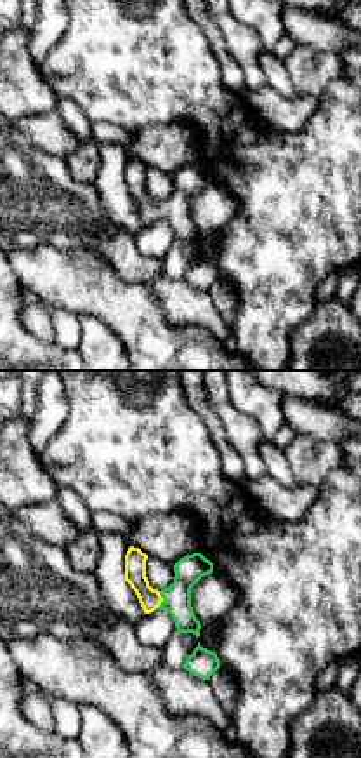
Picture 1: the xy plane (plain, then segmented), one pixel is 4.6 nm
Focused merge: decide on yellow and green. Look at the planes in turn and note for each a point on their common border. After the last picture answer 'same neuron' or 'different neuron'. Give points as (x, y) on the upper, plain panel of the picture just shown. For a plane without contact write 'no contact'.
(162, 211)

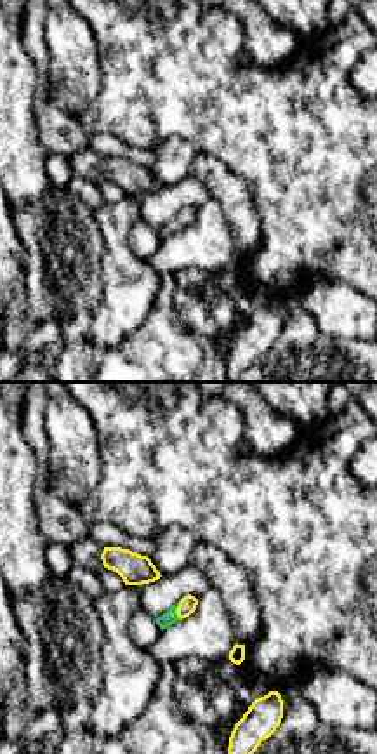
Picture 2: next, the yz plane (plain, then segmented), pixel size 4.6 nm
(176, 223)

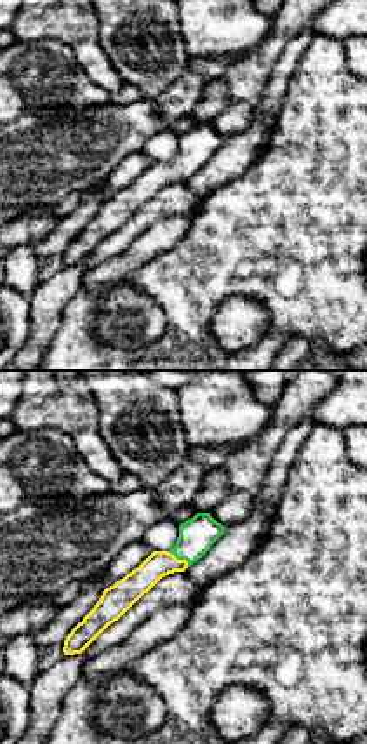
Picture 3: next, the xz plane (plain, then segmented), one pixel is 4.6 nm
(180, 171)

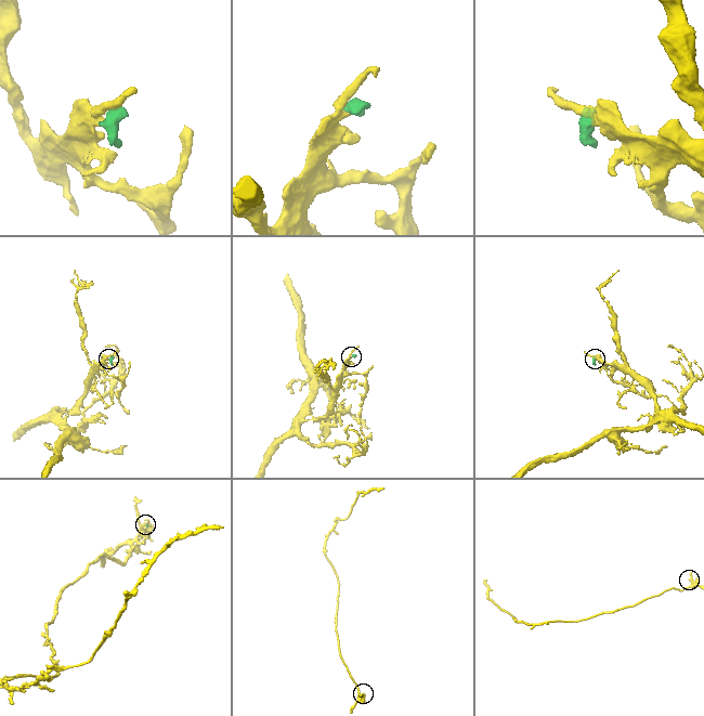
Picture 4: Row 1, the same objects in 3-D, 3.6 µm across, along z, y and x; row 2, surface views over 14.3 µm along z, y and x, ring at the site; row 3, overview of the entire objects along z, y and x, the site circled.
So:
same neuron

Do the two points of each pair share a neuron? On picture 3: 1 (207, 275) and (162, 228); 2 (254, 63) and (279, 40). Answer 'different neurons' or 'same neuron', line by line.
1: different neurons
2: same neuron

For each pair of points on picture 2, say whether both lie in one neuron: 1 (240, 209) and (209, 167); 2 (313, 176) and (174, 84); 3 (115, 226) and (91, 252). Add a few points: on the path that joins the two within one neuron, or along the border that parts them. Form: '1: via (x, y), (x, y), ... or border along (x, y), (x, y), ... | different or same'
1: via (235, 198), (216, 178) | same
2: via (278, 141), (259, 122), (226, 110), (209, 96) | same
3: border along (96, 226), (103, 242), (103, 282) | different

